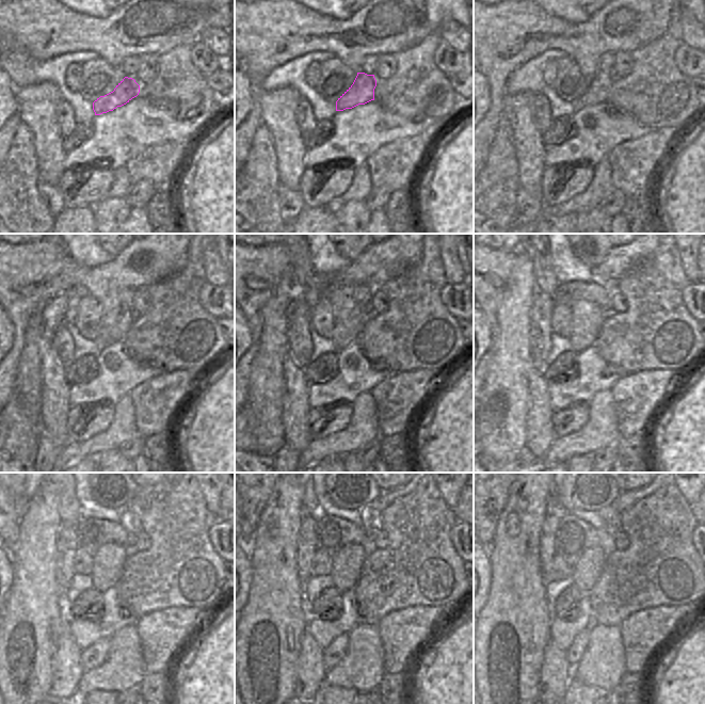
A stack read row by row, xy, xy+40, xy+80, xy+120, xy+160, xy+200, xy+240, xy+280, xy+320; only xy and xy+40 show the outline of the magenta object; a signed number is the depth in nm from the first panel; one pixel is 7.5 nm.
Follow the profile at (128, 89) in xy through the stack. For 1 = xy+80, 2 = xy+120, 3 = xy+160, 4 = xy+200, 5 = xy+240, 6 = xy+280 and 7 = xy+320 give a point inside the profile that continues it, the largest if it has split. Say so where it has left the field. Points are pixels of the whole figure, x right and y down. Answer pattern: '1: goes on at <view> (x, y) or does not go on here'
1: goes on at xy+80 (597, 91)
2: goes on at xy+120 (124, 321)
3: goes on at xy+160 (364, 310)
4: goes on at xy+200 (607, 305)
5: goes on at xy+240 (130, 518)
6: goes on at xy+280 (371, 514)
7: goes on at xy+320 (611, 522)

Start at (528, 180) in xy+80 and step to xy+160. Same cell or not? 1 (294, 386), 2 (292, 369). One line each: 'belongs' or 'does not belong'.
1: belongs
2: belongs

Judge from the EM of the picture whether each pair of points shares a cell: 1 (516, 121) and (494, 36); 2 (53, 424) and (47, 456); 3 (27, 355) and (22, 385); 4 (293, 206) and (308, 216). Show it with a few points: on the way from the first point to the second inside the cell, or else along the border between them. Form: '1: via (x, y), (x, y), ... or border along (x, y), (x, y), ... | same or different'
1: border along (505, 94), (505, 107), (501, 116) | different
2: border along (44, 432), (55, 443), (63, 445) | different
3: via (27, 363), (27, 378) | same
4: border along (304, 207), (292, 221) | different

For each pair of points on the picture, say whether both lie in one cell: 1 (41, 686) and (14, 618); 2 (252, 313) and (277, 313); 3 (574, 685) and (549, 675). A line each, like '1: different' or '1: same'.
1: same
2: different
3: different

